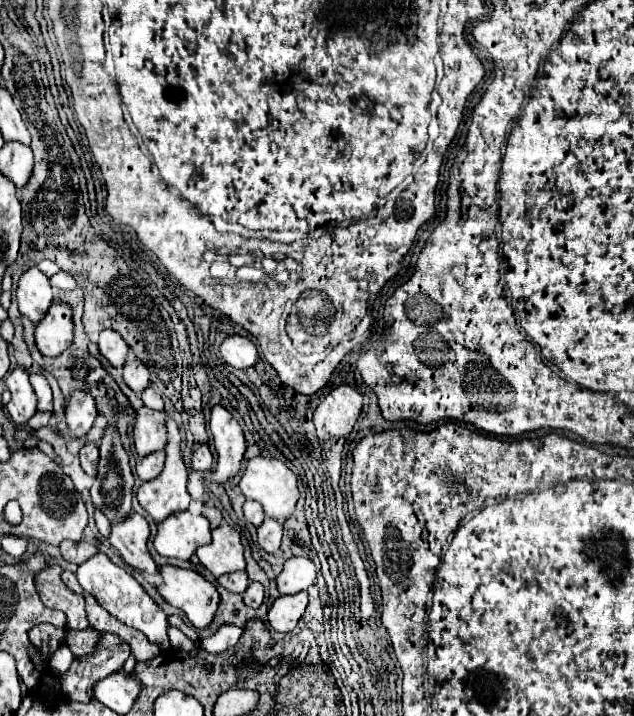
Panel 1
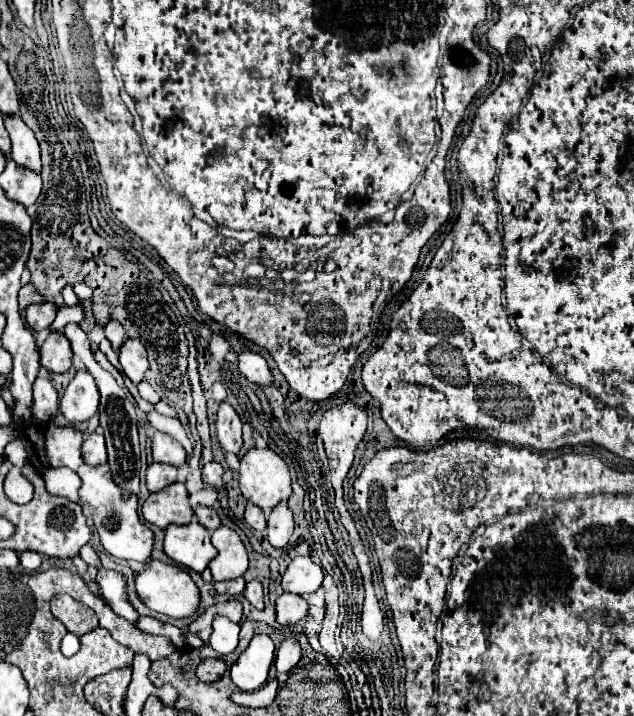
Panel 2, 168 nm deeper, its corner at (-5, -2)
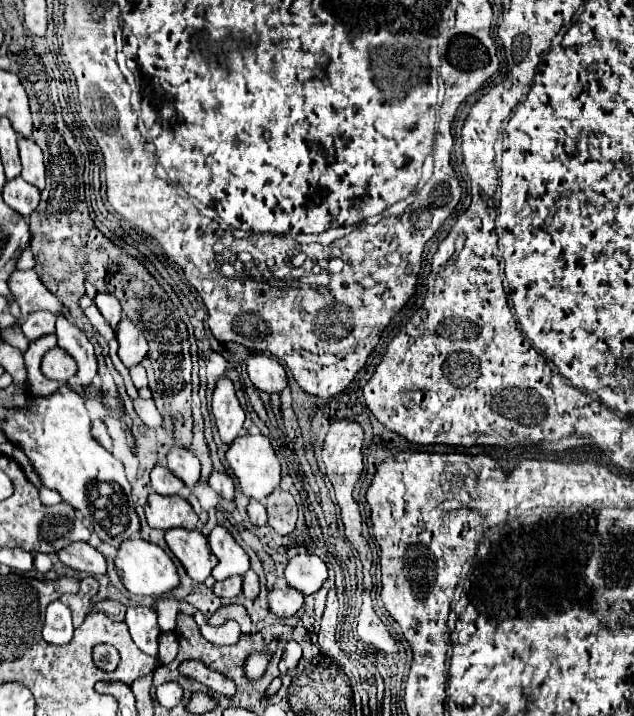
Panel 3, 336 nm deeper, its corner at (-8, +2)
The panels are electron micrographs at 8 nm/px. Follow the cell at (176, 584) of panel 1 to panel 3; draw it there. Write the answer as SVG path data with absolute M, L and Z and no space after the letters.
M131 536L131 540L125 540L119 548L117 548L117 556L115 556L115 568L117 574L123 582L123 586L131 592L131 594L141 594L141 596L163 596L165 592L173 590L179 584L179 576L177 576L177 568L171 562L171 558L155 544L145 542L139 536Z

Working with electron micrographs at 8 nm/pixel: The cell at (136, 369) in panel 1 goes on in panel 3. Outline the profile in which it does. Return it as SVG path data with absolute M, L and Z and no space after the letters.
M121 318L117 326L117 342L119 342L119 358L129 368L133 364L139 364L147 356L147 340L129 318Z

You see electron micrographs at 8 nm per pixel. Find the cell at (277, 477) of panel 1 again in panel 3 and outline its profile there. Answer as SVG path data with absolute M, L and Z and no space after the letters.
M243 434L243 436L237 436L231 442L229 450L225 452L225 460L227 460L227 466L233 470L233 474L237 476L243 494L253 498L253 500L265 502L267 496L279 486L281 464L277 460L277 454L275 454L269 438L263 436L263 434L255 434L255 436Z

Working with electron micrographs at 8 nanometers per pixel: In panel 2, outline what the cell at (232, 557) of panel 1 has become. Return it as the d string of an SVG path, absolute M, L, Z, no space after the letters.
M220 526L212 532L212 544L218 550L218 556L210 562L214 580L232 580L244 576L248 570L248 552L240 536L234 530Z

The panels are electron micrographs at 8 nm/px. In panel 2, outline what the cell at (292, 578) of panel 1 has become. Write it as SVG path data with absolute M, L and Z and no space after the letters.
M298 556L284 570L282 588L284 588L284 592L308 596L320 588L322 578L324 578L324 572L322 572L322 568L318 568L316 562L312 562L310 558Z

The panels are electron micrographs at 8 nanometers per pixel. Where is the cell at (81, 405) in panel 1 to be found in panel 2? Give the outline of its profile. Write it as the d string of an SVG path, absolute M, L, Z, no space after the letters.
M80 368L76 378L68 384L64 396L60 398L60 410L70 424L88 422L92 416L98 414L100 394L96 382L86 368Z

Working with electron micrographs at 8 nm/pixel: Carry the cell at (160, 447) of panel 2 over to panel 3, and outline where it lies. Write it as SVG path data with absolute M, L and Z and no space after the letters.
M171 448L167 454L167 468L183 480L189 488L195 488L201 474L201 464L187 448Z

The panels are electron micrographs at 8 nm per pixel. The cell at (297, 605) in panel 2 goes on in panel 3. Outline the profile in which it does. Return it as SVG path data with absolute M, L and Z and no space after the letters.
M275 586L269 592L269 612L275 614L277 618L289 618L293 616L303 604L303 594L291 586Z

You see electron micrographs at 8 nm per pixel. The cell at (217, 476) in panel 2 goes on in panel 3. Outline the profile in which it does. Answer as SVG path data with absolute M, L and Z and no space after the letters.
M213 472L211 478L209 478L209 486L211 486L223 500L233 500L235 484L233 484L233 478L227 476L225 472Z

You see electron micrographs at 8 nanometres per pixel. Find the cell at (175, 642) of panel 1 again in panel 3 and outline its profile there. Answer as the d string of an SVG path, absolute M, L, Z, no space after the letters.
M131 606L127 608L125 624L129 626L133 642L149 656L157 656L157 642L159 642L159 624L155 620L155 612L145 606Z

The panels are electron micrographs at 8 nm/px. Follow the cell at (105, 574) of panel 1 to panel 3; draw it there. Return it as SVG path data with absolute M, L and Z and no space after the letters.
M75 542L69 544L67 548L57 552L57 558L77 570L77 572L87 572L87 574L105 574L107 570L107 562L103 558L103 554L99 554L93 546L89 546L87 542Z

